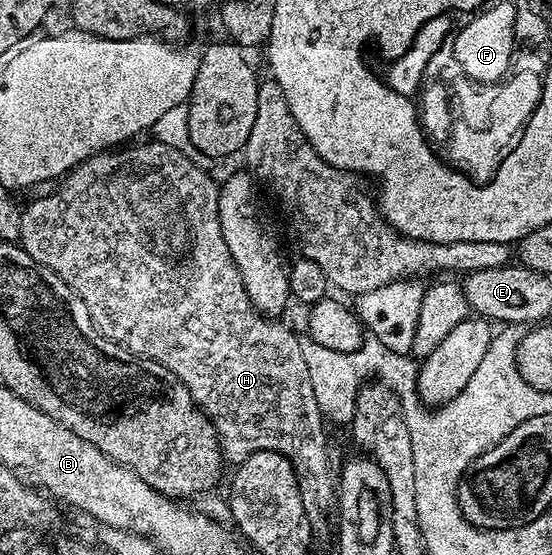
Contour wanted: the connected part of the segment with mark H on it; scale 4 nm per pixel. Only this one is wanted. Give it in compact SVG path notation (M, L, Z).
M149 141L149 143L143 143L140 147L127 147L124 146L122 149L115 150L105 150L99 152L97 155L91 156L91 158L80 163L74 171L70 172L58 184L59 188L56 189L52 195L43 195L40 199L35 199L32 201L28 207L24 206L22 208L19 217L19 237L18 242L21 244L22 249L25 253L29 253L29 257L33 257L33 261L37 261L41 265L45 265L53 273L57 273L57 277L61 277L61 281L65 281L65 285L69 285L69 289L73 289L77 293L77 297L81 297L81 301L85 301L85 309L89 309L89 317L93 317L93 325L97 325L97 329L107 338L112 339L114 343L119 343L125 349L132 351L134 355L140 355L142 359L152 359L157 361L161 365L165 365L165 369L169 369L173 374L181 380L184 385L191 391L192 397L195 398L196 403L202 407L205 414L210 415L214 424L216 431L219 432L219 438L221 440L221 446L225 452L226 458L228 460L232 459L232 464L238 465L243 462L247 456L252 455L254 451L276 451L281 453L287 458L293 465L295 470L295 476L297 477L297 489L301 489L301 505L305 505L305 517L309 517L309 525L311 526L312 536L319 537L327 531L327 514L332 514L333 508L337 503L337 479L333 474L331 475L331 455L327 452L327 435L323 432L323 426L325 426L325 420L321 409L317 405L317 397L313 397L313 385L309 381L309 365L305 365L305 356L301 353L301 339L300 336L295 336L285 324L279 323L278 318L268 317L262 315L259 311L256 311L254 307L251 306L249 301L249 293L245 293L245 285L241 281L241 273L237 269L237 265L233 261L233 257L229 253L229 245L225 245L225 237L221 233L221 221L219 220L219 189L220 184L218 182L214 183L210 179L208 172L198 167L193 161L187 156L183 156L175 148L171 148L169 145L161 144L156 141Z

